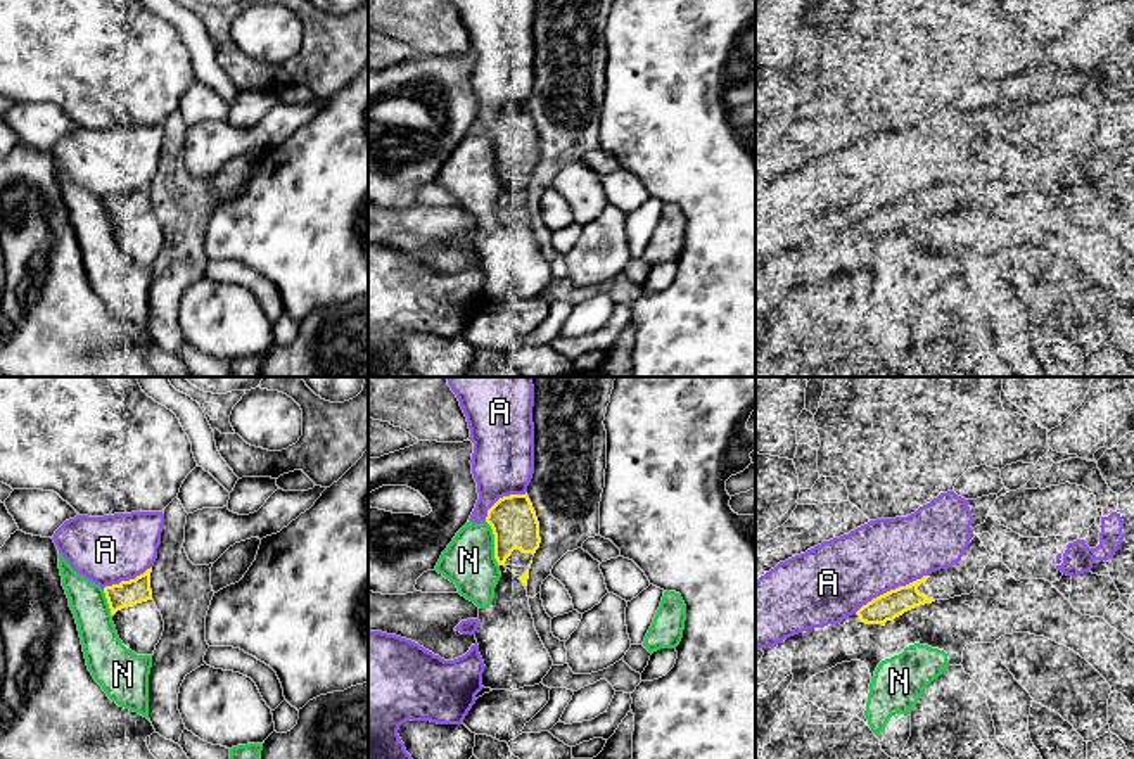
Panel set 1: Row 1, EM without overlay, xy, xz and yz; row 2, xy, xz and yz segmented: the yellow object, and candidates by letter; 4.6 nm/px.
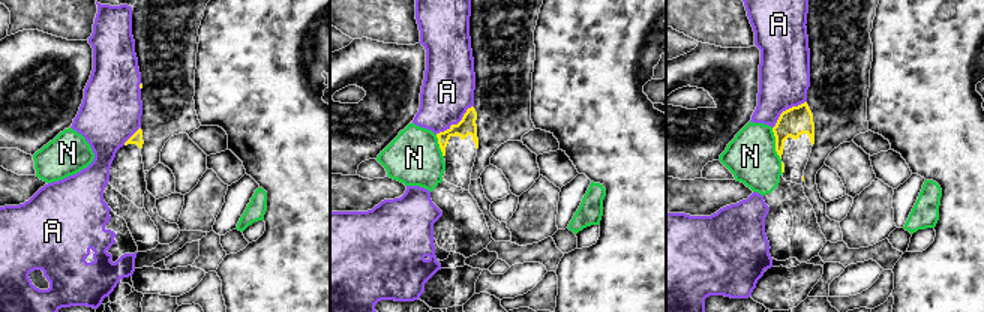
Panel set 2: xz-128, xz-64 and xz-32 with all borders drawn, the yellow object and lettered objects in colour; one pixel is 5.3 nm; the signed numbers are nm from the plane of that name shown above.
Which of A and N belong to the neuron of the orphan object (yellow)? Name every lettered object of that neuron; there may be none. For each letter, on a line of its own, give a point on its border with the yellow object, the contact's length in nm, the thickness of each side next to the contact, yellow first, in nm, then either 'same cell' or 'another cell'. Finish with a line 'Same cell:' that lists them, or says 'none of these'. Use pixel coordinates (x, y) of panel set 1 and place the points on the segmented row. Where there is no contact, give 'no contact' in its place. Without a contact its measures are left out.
A: contact yz (892, 590); length 380 nm; calibres 130 and 340 nm; another cell
N: contact xz (495, 543); length 220 nm; calibres 220 and 240 nm; another cell
Same cell: none of these

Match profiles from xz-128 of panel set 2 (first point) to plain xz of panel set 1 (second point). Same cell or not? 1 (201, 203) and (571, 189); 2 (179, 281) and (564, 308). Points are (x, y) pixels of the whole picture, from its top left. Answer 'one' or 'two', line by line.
1: two
2: two

